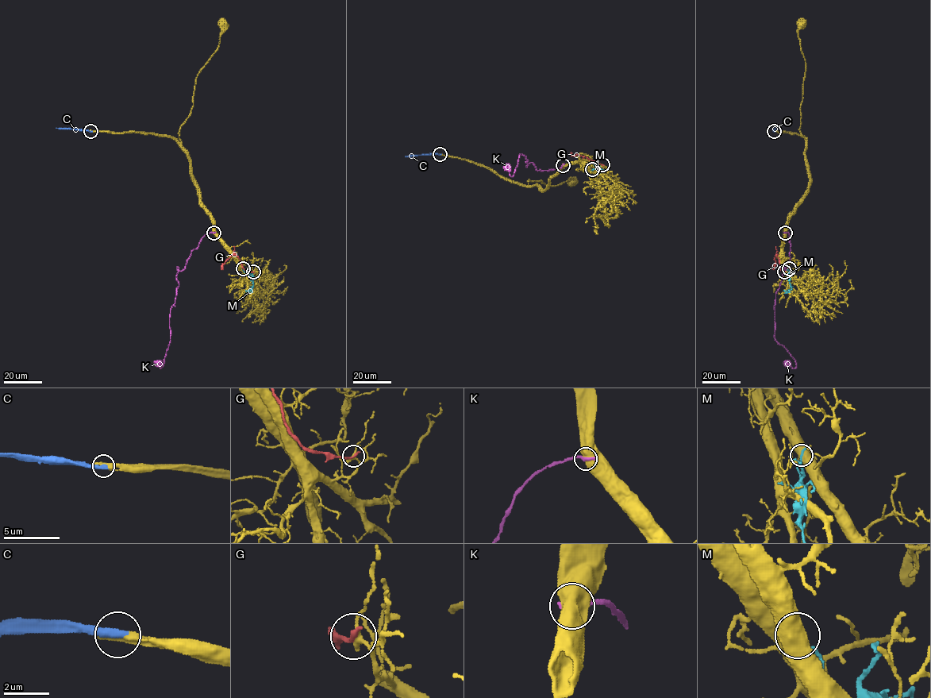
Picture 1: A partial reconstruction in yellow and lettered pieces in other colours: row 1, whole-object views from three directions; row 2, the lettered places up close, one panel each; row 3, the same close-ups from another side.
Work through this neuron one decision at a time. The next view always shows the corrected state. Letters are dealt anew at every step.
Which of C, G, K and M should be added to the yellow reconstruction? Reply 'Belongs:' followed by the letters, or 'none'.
Belongs: C

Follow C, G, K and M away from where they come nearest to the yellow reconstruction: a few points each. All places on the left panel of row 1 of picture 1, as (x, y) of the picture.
C: (90, 131), (55, 128)
G: (253, 271), (245, 270), (234, 255), (227, 260), (221, 269)
K: (213, 233), (205, 234), (185, 268), (178, 271), (169, 321), (171, 338), (160, 368), (157, 360)
M: (243, 268), (251, 277), (253, 283), (248, 291), (246, 290)

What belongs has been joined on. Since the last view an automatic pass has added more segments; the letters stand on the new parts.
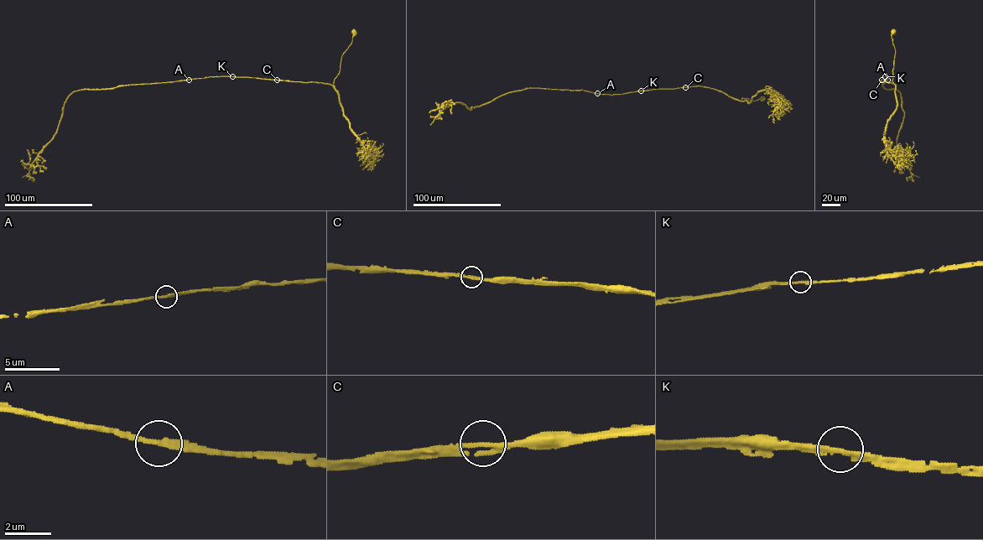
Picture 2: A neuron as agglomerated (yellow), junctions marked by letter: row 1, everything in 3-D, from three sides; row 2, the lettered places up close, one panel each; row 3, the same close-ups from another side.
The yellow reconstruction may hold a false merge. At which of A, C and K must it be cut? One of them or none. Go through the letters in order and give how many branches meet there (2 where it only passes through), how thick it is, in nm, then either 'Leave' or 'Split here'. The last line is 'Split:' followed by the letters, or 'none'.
A: Branches: 2. Thickness 220 nm. Leave
C: Branches: 2. Thickness 240 nm. Leave
K: Branches: 2. Thickness 200 nm. Leave
Split: none

